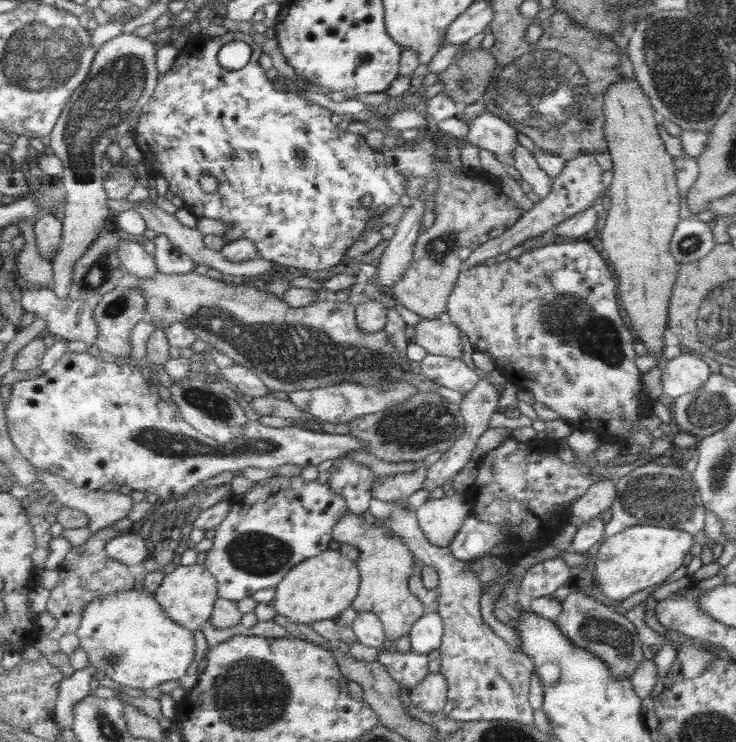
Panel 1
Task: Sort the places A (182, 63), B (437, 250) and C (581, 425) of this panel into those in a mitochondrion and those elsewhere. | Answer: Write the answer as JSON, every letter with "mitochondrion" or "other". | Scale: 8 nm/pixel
{"A":"other","B":"mitochondrion","C":"other"}

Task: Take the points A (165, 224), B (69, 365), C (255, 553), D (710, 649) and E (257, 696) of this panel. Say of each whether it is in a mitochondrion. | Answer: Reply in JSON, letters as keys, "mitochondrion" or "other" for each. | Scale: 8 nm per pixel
{"A":"other","B":"other","C":"mitochondrion","D":"other","E":"mitochondrion"}

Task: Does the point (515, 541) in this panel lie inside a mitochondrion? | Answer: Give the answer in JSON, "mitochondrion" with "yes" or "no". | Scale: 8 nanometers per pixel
{"mitochondrion":"no"}

